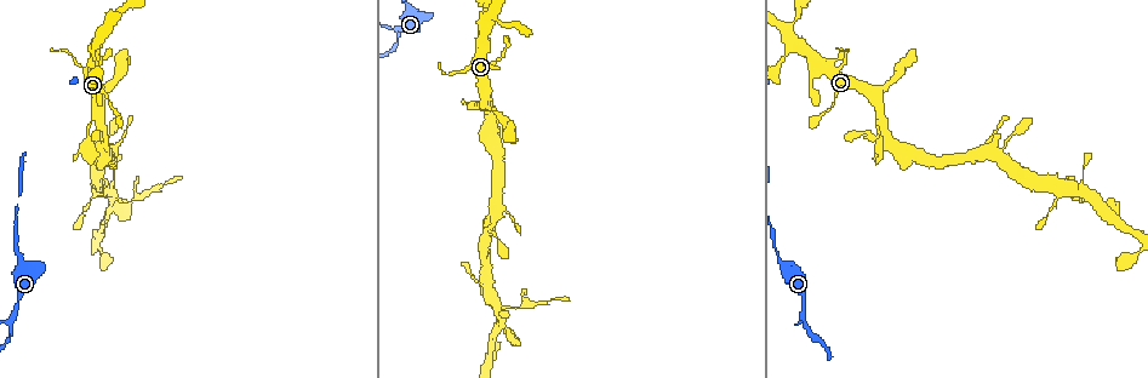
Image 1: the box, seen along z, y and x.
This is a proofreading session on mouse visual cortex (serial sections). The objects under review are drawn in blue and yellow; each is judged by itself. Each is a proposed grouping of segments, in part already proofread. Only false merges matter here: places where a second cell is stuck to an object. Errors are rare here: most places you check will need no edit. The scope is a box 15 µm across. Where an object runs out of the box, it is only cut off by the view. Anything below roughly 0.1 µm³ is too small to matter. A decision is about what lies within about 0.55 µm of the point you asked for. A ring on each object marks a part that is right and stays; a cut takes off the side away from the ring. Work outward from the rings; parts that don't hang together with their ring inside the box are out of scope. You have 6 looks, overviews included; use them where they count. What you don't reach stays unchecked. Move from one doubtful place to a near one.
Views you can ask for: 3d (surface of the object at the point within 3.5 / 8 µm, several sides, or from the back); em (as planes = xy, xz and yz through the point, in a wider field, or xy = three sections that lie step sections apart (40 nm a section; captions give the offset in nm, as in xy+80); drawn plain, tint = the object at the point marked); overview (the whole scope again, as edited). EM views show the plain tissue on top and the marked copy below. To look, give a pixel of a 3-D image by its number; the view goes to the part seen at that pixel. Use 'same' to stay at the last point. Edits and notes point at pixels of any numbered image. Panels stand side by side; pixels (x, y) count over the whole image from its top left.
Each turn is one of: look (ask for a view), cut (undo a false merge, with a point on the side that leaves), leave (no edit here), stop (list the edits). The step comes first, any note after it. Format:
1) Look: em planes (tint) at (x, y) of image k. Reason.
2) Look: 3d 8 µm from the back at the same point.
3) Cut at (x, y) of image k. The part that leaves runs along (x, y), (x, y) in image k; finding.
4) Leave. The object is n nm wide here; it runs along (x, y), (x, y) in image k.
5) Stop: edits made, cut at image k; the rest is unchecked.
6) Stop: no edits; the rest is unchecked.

Look: 3d 3.5 µm at (500, 21) of image 1. A narrow waist.

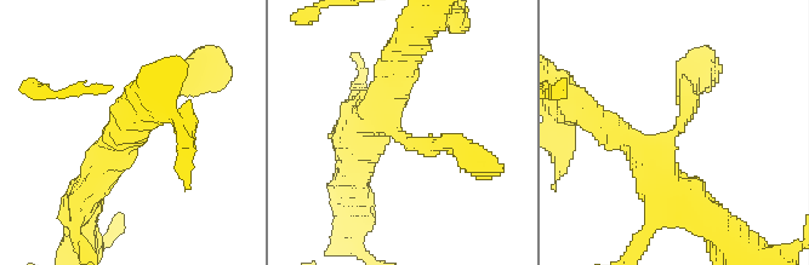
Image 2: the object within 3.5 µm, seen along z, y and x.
Look: em xy step 2 (tint) at (400, 136) of image 2. The arms are 250, 450 nm wide.

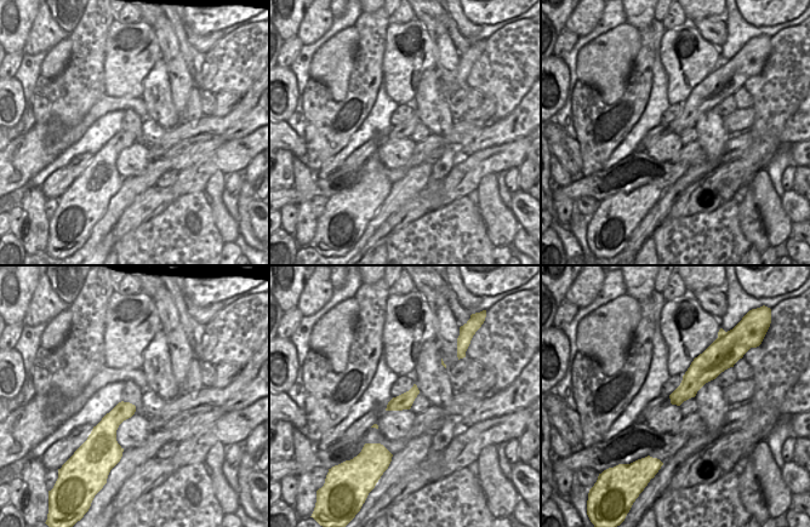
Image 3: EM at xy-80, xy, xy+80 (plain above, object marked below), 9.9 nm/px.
Leave. It runs along (91, 188), (109, 147), (192, 73) in image 2; all the same cell.

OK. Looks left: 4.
Look: 3d 3.5 µm at (894, 77) of image 1. Calibre changes.

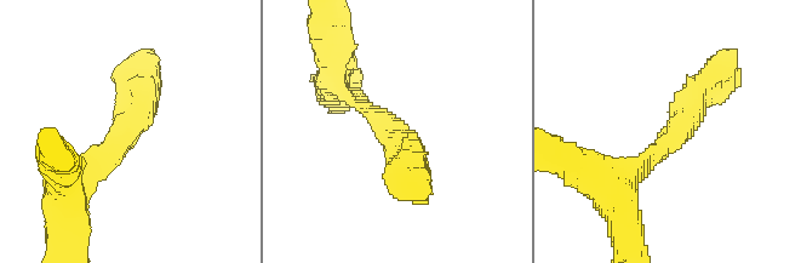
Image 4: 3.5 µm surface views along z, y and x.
Look: em xy step 5 (tint) at (674, 133) of image 4. Now the EM.

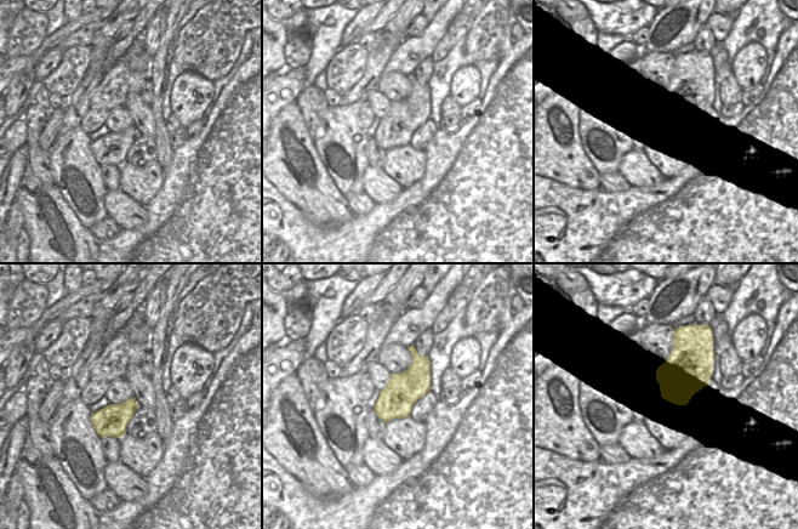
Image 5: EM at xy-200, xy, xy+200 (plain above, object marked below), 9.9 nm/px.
Look: em xy step 3 (tint) at the same point.

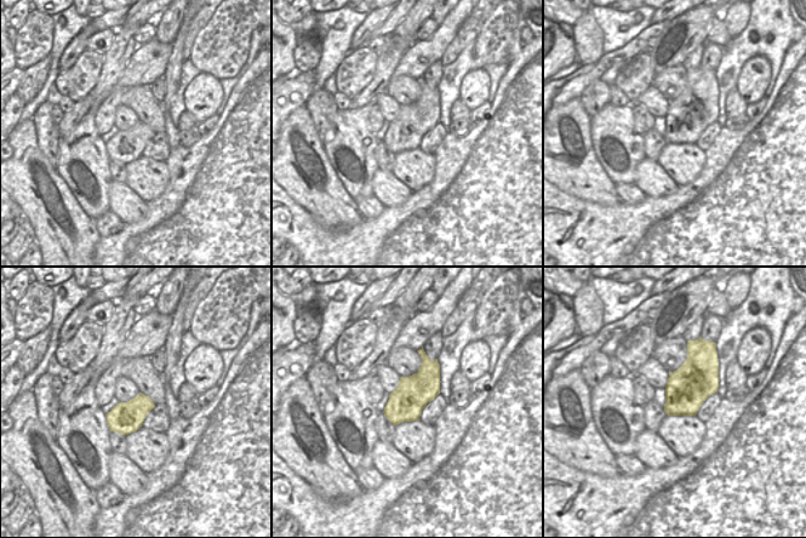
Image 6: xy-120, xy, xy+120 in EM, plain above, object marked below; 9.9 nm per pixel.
Leave. The arms are 150, 400 nm wide; one cell here.

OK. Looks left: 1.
Stop: no edits; the rest is unchecked.

